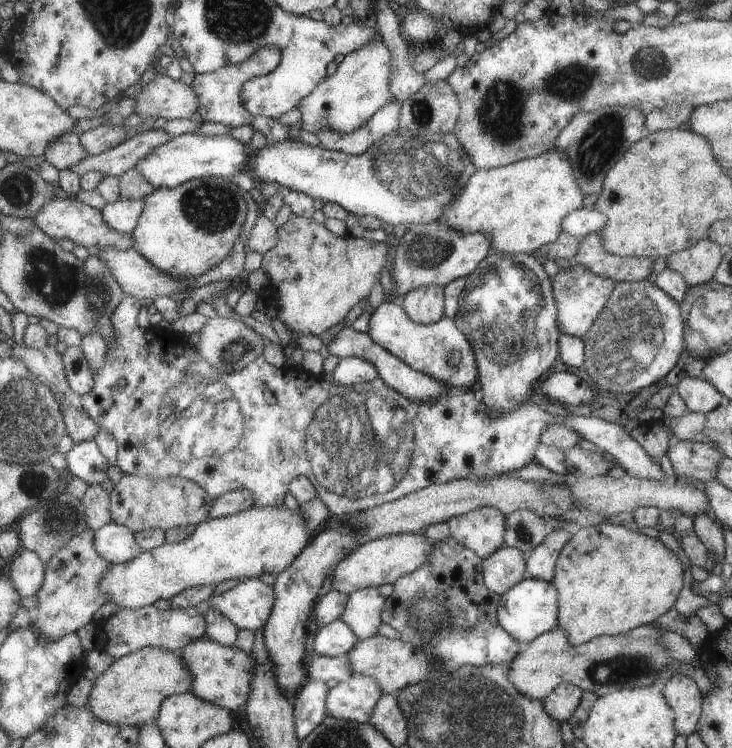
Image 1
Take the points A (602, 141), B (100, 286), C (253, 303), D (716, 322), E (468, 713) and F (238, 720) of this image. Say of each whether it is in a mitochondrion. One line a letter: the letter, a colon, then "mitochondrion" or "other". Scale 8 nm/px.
A: mitochondrion
B: mitochondrion
C: other
D: mitochondrion
E: mitochondrion
F: other

